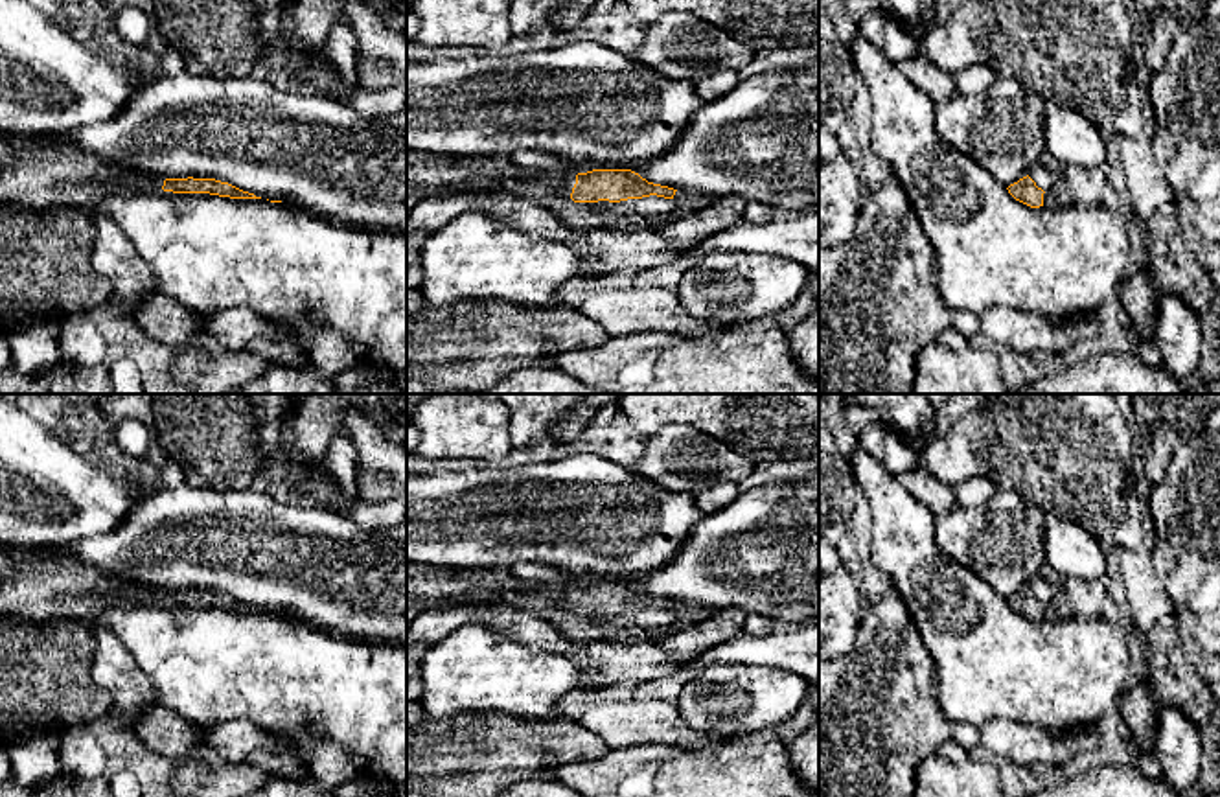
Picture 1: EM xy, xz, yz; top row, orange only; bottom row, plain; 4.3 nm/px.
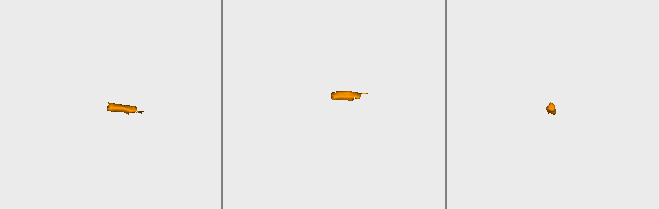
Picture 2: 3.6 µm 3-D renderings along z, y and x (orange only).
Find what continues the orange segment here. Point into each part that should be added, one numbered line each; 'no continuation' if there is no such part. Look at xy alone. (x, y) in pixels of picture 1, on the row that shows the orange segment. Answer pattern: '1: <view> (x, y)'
1: xy (52, 172)

